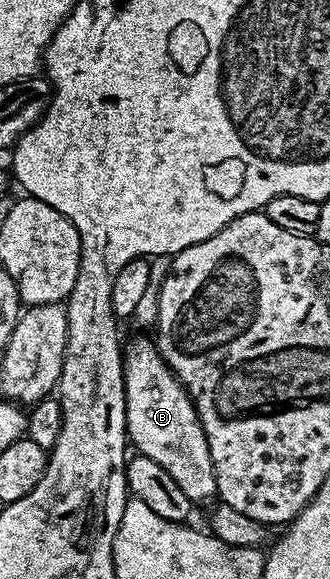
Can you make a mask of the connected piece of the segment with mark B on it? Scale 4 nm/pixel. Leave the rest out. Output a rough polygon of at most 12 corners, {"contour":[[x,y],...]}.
{"contour":[[156,340],[126,344],[125,431],[191,503],[217,497],[207,435]]}

